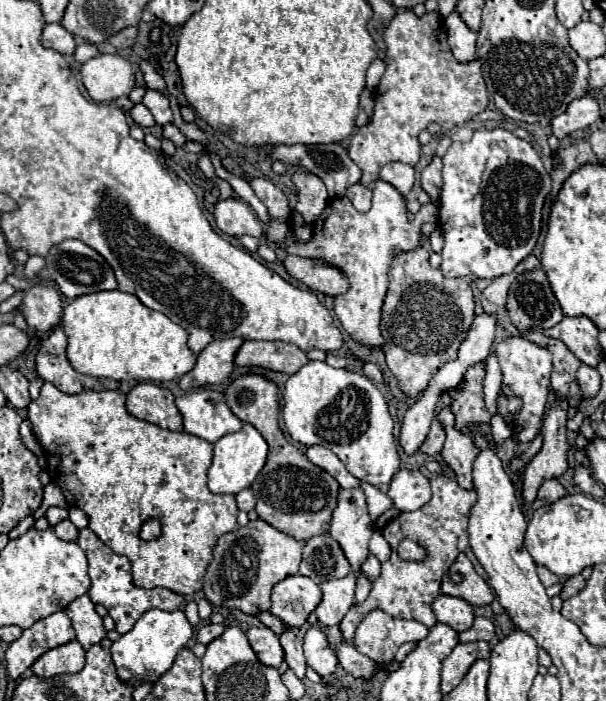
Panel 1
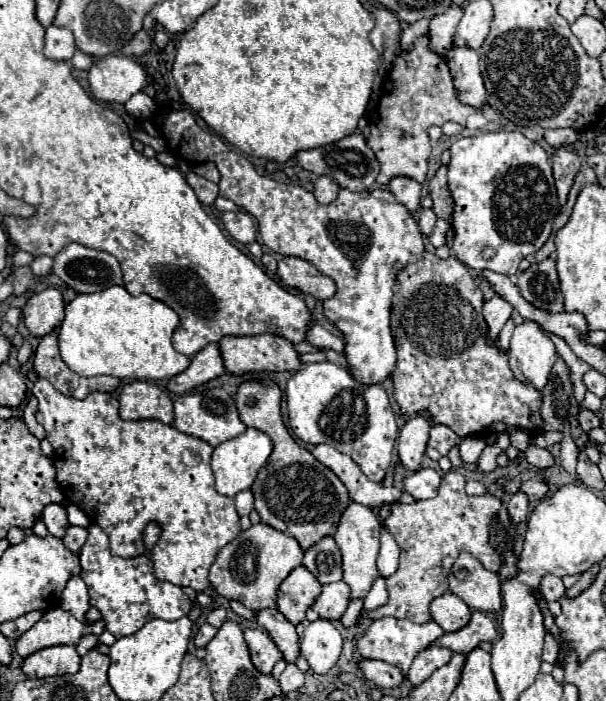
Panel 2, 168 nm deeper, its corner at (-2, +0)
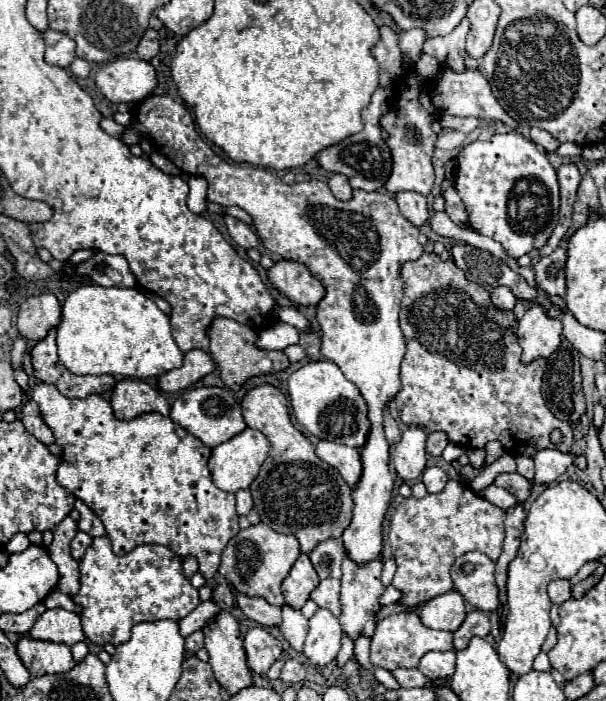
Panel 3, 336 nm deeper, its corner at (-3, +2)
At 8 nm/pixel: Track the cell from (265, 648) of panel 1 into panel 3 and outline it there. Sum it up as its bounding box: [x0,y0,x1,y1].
[244,627,282,675]

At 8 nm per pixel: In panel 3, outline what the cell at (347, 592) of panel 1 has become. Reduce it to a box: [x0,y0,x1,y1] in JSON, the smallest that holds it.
[310,579,340,617]

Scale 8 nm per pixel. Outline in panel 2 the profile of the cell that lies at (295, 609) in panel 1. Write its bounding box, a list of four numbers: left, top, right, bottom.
[277,565,321,623]

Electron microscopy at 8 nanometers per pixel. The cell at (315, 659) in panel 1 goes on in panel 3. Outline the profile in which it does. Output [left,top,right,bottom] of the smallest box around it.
[304,609,342,665]

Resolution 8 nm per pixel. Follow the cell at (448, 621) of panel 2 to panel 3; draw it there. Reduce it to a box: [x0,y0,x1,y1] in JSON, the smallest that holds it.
[418,591,466,633]

